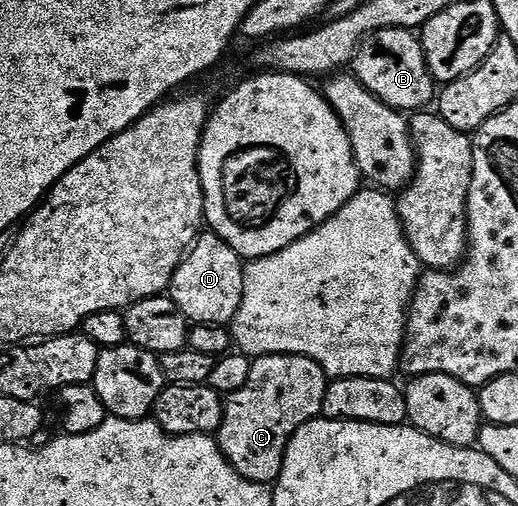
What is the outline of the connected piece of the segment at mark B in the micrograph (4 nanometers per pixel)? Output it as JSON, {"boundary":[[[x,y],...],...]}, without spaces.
{"boundary":[[[383,29],[371,33],[360,42],[360,48],[352,59],[351,72],[382,103],[401,111],[424,111],[433,104],[438,93],[437,82],[428,70],[426,55],[419,36],[410,29]]]}

